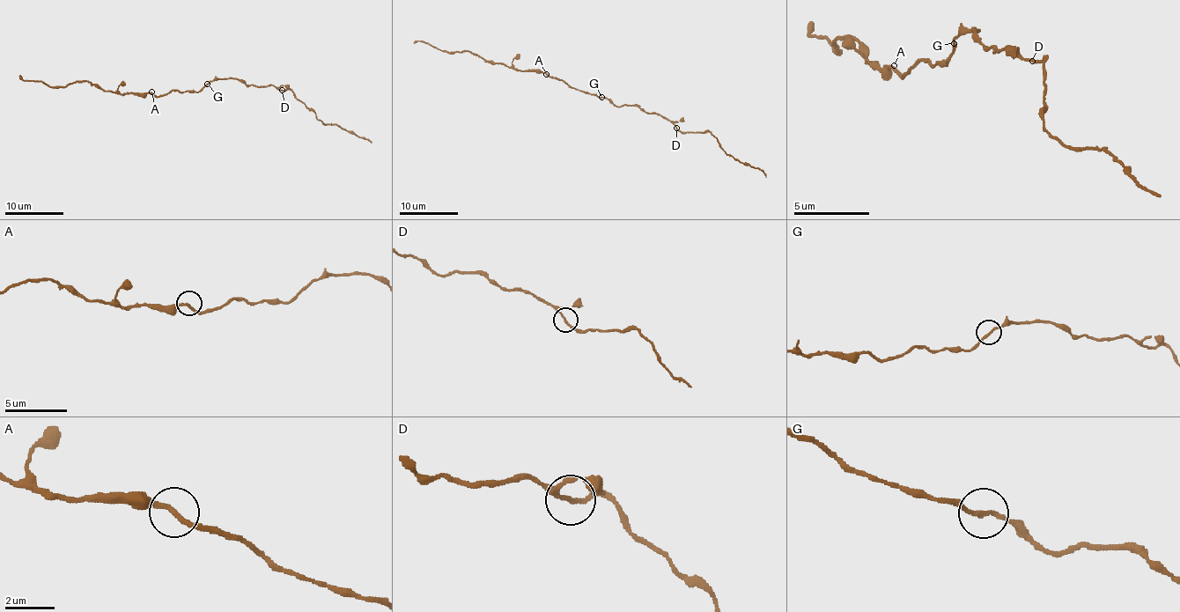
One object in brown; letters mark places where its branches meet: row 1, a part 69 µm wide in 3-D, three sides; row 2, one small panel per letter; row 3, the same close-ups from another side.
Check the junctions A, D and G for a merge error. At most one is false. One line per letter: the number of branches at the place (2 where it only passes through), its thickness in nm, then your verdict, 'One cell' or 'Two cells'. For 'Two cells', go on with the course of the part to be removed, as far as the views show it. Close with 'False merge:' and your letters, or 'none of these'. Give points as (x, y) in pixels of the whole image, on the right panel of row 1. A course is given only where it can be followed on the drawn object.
A: Branches: 2. Thickness 190 nm. One cell
D: Branches: 2. Thickness 160 nm. One cell
G: Branches: 2. Thickness 160 nm. One cell
False merge: none of these

